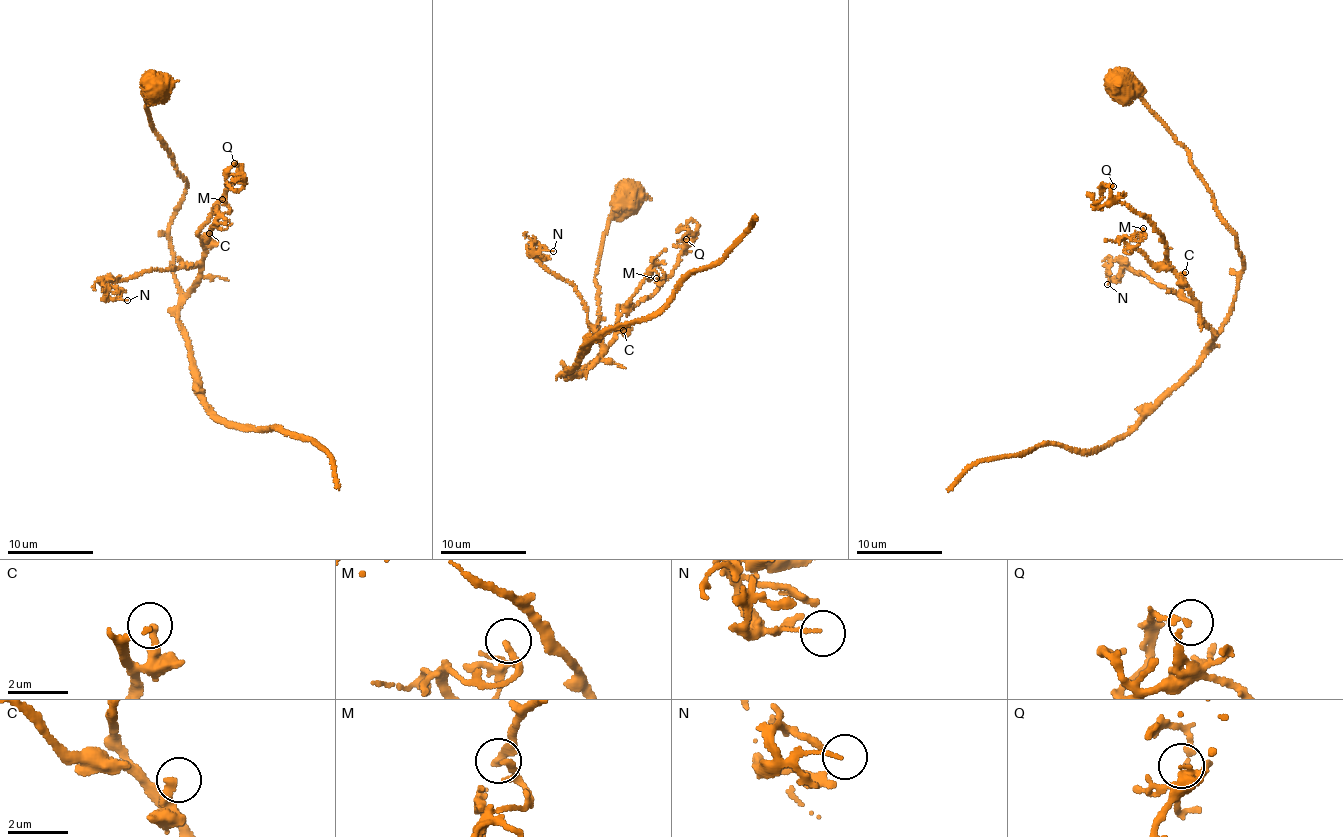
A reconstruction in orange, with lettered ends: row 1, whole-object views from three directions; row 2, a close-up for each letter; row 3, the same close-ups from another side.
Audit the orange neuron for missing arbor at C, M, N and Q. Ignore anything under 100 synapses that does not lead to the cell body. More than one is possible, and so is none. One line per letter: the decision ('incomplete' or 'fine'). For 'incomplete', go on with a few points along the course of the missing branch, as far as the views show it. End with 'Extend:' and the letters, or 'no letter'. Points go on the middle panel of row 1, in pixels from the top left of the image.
C: fine
M: fine
N: fine
Q: fine
Extend: no letter

